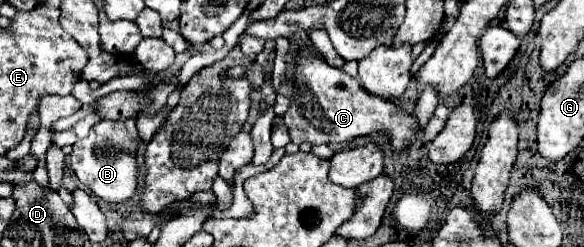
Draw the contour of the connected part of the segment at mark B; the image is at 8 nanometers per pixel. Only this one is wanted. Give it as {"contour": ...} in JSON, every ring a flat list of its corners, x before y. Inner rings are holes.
{"contour":[[103,119,97,123,85,139,79,139,73,145,71,153,71,169,77,179,101,197,107,203,125,203,133,197,137,189,137,149,139,149,139,131,135,127,135,119,127,121,109,121]]}

